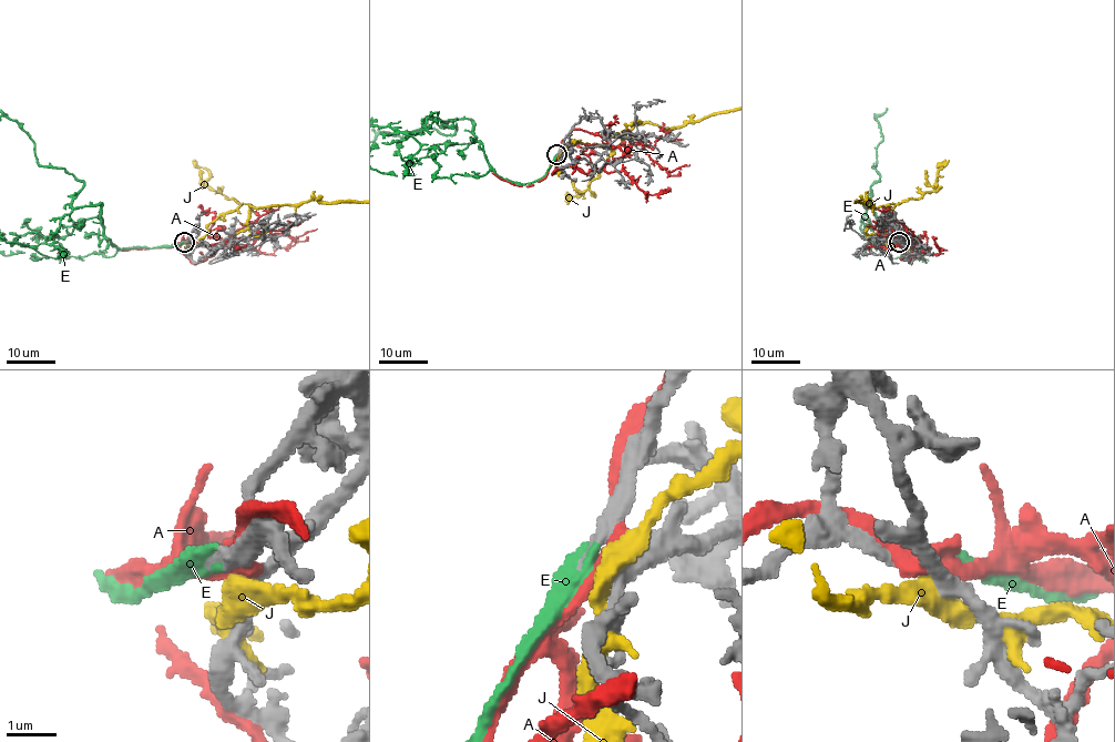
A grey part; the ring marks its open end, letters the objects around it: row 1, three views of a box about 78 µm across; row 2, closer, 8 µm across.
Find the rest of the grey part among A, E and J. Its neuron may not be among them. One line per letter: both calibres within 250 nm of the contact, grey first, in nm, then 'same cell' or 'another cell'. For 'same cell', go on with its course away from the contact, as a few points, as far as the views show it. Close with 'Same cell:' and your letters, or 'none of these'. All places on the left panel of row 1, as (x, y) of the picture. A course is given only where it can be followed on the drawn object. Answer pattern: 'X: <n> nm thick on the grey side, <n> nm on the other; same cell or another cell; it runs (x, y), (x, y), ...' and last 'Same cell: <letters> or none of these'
A: 300 nm thick on the grey side, 280 nm on the other; another cell
E: 200 nm thick on the grey side, 400 nm on the other; same cell
J: 280 nm thick on the grey side, 320 nm on the other; another cell
Same cell: E

